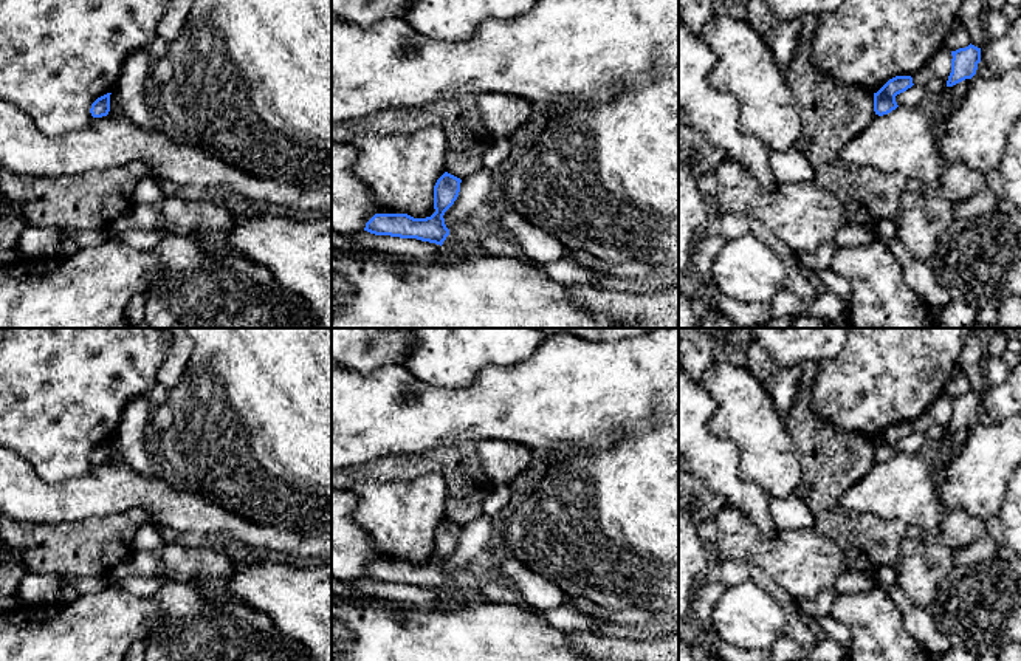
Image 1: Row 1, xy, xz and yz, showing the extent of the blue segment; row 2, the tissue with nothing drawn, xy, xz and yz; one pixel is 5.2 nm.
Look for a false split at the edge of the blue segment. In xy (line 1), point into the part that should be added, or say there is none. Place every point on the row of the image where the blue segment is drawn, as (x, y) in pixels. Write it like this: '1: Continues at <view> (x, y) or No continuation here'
1: No continuation here

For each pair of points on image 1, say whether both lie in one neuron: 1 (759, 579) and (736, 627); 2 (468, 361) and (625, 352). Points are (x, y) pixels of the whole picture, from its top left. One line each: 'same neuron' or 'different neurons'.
1: different neurons
2: different neurons

